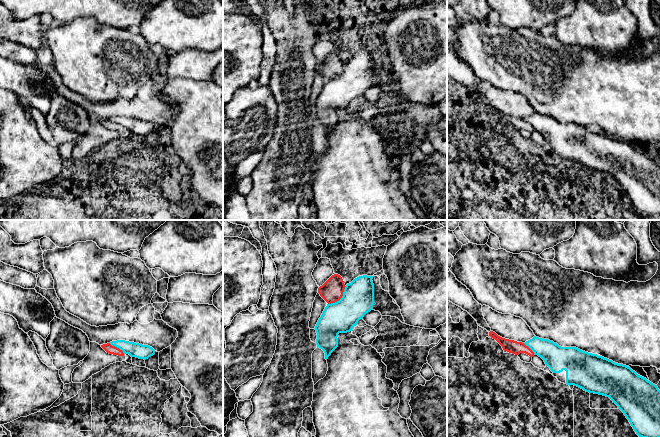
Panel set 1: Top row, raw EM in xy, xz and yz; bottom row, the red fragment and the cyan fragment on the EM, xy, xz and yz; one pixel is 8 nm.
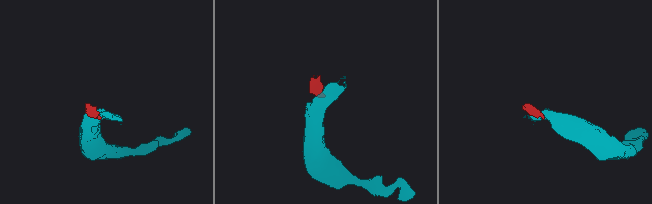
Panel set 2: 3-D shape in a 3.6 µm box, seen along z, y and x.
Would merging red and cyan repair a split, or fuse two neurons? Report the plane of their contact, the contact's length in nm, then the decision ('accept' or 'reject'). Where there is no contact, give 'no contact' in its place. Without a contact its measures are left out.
xz | 220 nm | reject

